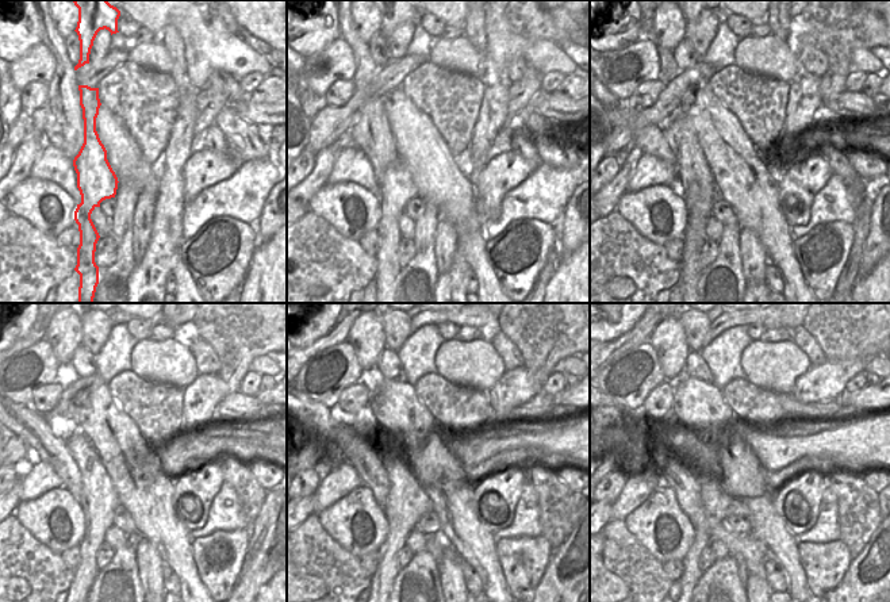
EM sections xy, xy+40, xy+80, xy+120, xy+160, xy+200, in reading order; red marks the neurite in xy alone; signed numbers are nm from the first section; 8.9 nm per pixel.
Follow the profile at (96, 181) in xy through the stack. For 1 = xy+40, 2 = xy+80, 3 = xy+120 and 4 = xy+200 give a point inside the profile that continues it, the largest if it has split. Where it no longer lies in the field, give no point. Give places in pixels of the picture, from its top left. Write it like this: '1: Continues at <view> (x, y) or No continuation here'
1: Continues at xy+40 (396, 188)
2: Continues at xy+80 (699, 199)
3: Continues at xy+120 (96, 525)
4: Continues at xy+200 (701, 540).

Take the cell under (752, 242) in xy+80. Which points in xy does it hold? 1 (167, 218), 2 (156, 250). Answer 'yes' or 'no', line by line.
1: no
2: no

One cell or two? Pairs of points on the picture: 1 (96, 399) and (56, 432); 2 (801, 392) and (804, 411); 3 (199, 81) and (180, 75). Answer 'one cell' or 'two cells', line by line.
1: two cells
2: two cells
3: two cells

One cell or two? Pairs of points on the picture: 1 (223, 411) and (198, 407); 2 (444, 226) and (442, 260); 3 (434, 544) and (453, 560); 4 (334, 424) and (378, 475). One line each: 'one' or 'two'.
1: two
2: one
3: two
4: one

